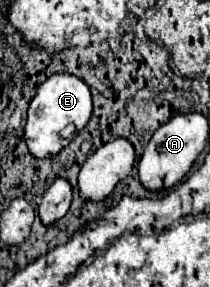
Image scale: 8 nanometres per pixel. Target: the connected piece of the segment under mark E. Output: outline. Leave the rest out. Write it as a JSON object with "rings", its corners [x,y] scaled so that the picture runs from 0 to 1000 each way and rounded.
{"rings":[[[252,258],[233,265],[176,314],[167,341],[138,362],[129,432],[119,432],[119,495],[138,530],[167,551],[224,551],[290,530],[329,488],[290,481],[290,453],[319,432],[357,432],[357,446],[405,446],[433,411],[433,321],[424,300],[348,258]]]}

